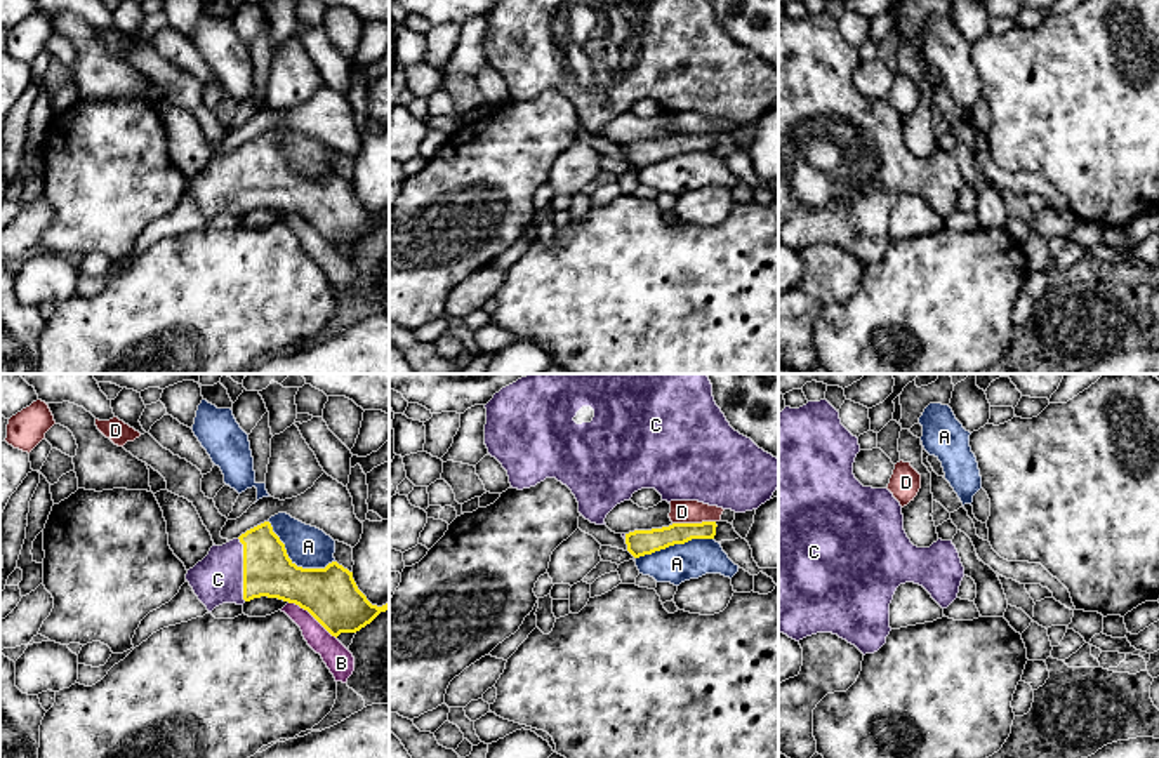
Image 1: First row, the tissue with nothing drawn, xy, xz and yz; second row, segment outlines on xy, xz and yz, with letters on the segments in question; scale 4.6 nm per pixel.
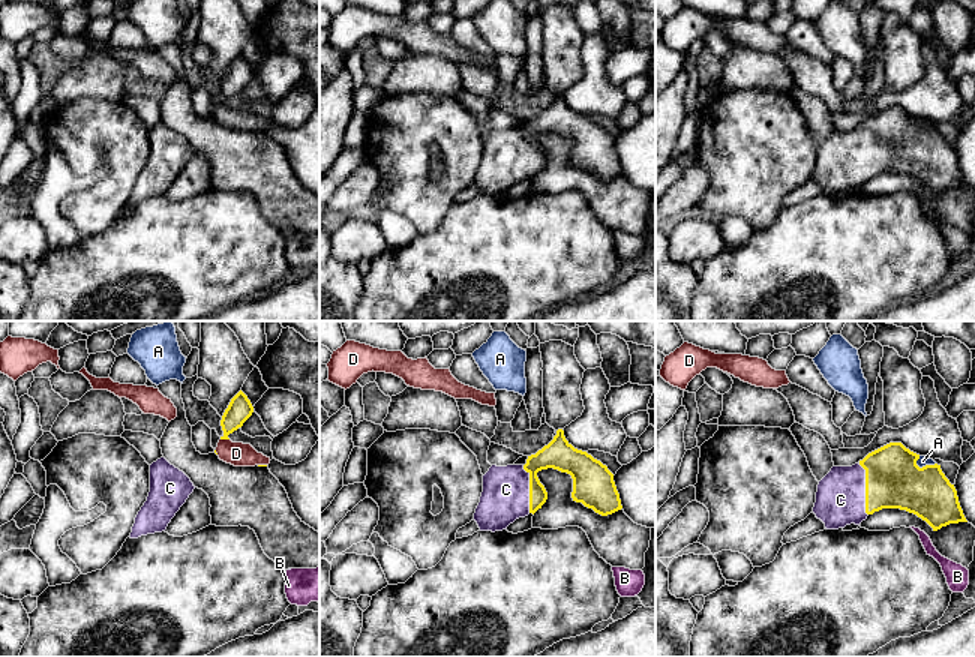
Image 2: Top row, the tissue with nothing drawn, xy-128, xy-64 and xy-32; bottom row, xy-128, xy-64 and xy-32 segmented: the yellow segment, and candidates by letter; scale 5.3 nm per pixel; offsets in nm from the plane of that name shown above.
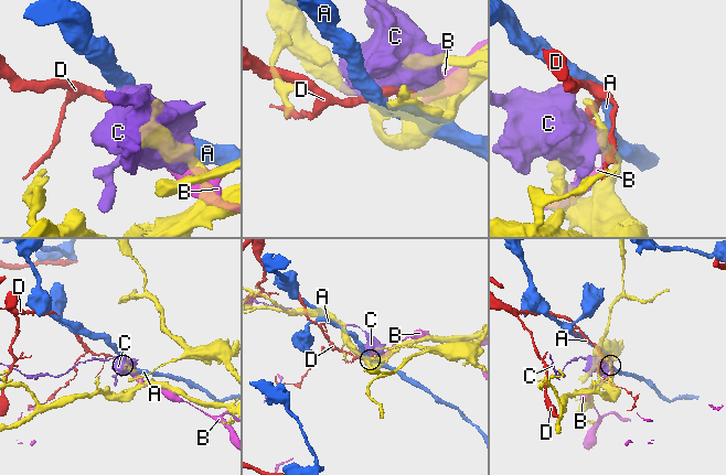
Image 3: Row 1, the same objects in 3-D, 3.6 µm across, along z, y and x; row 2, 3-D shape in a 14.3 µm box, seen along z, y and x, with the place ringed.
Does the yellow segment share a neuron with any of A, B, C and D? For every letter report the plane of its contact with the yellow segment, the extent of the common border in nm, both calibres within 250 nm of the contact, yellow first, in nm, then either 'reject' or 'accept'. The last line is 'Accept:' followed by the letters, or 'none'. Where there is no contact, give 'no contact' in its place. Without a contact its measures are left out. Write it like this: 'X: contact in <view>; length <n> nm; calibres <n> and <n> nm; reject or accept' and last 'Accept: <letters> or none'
A: contact in xy; length 360 nm; calibres 260 and 190 nm; reject
B: contact in xy; length 280 nm; calibres 260 and 120 nm; reject
C: contact in xy; length 300 nm; calibres 240 and 220 nm; accept
D: contact in xz; length 200 nm; calibres 110 and 110 nm; reject
Accept: C

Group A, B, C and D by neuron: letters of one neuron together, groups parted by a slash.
A / B / C / D

